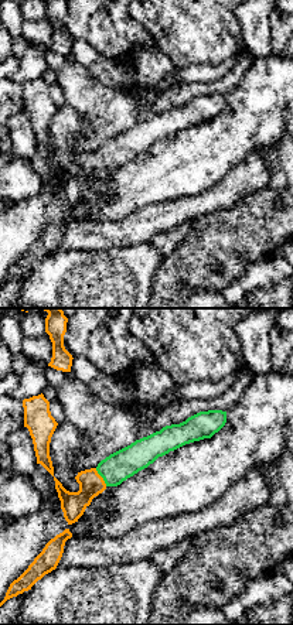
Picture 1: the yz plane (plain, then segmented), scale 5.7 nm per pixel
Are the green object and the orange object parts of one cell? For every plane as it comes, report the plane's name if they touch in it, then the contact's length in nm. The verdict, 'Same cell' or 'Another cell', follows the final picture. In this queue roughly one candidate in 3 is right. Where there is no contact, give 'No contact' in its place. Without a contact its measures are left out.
Touches green in yz. Shared border 120 nm

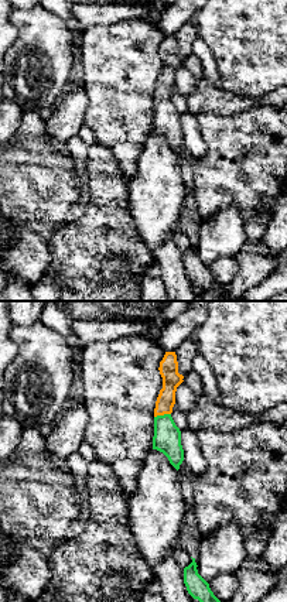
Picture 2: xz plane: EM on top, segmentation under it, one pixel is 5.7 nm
Touches green in xz. Shared border 100 nm

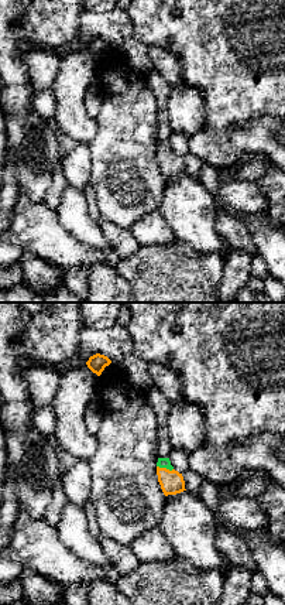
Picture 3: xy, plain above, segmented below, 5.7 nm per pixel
Touches green in xy. Shared border 100 nm

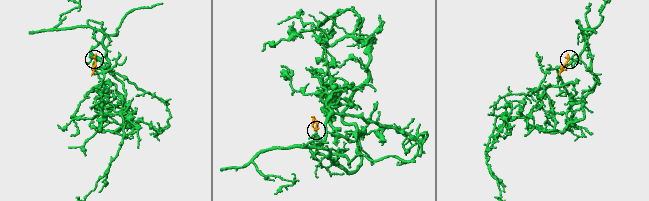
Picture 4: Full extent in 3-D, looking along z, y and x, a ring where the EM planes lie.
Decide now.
Same cell

